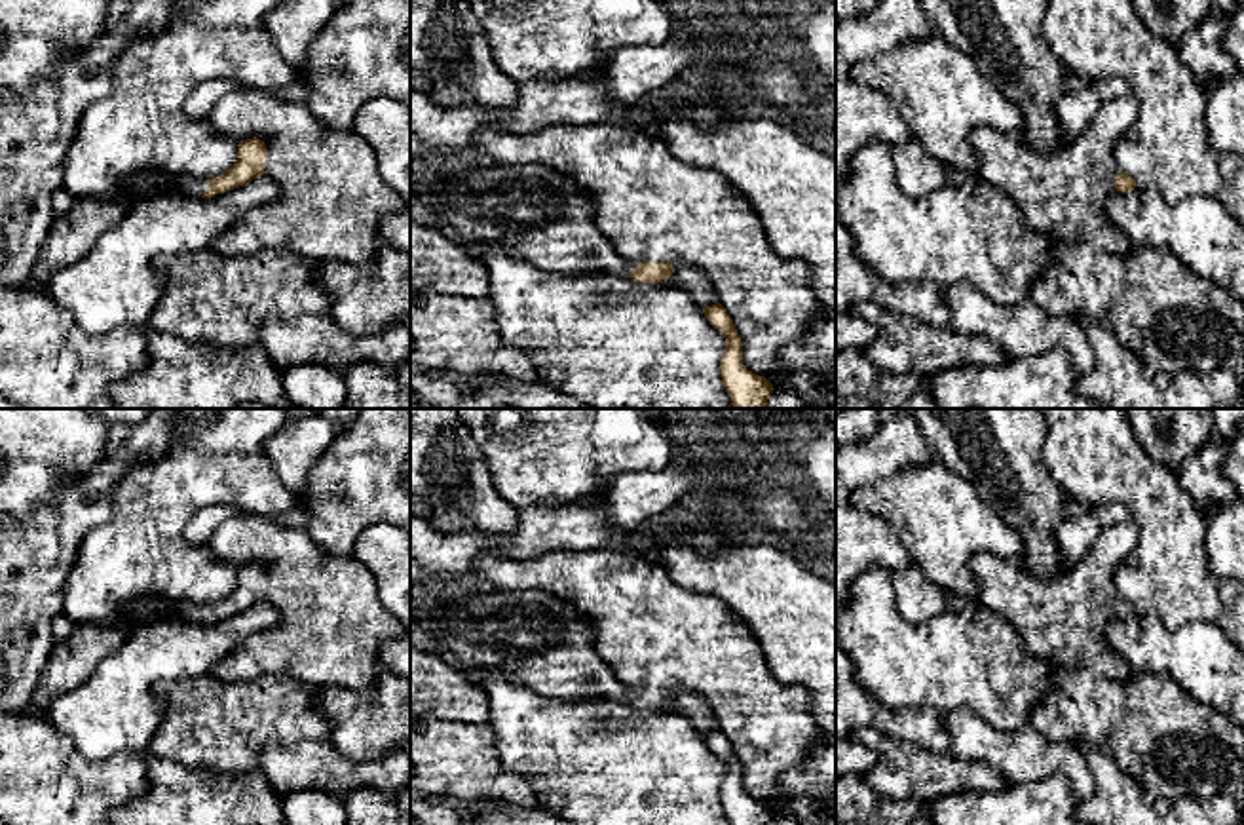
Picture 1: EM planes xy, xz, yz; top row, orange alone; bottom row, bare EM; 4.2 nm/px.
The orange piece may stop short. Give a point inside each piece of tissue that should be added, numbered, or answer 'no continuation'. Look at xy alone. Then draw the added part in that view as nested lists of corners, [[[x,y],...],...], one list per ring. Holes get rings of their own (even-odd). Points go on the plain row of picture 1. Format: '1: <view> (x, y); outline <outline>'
1: xy (73, 660); outline [[[142,597],[127,604],[116,624],[78,624],[68,639],[55,643],[27,713],[46,717],[49,703],[57,696],[80,686],[106,656],[122,648],[133,625],[160,618],[198,622],[207,614],[211,610],[205,606],[169,604],[160,597]]]

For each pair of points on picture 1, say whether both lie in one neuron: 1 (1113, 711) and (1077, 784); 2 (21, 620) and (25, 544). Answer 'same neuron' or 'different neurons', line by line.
1: different neurons
2: same neuron

